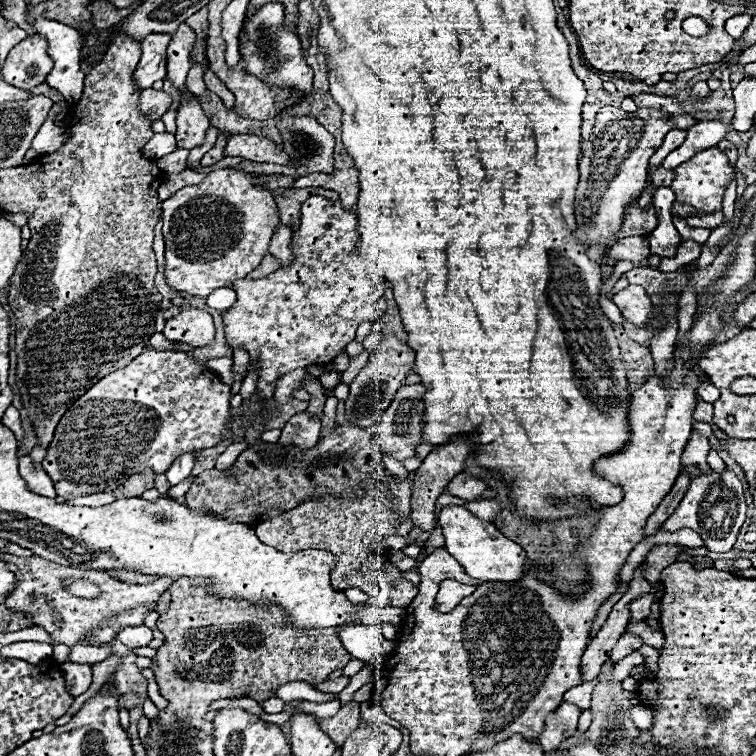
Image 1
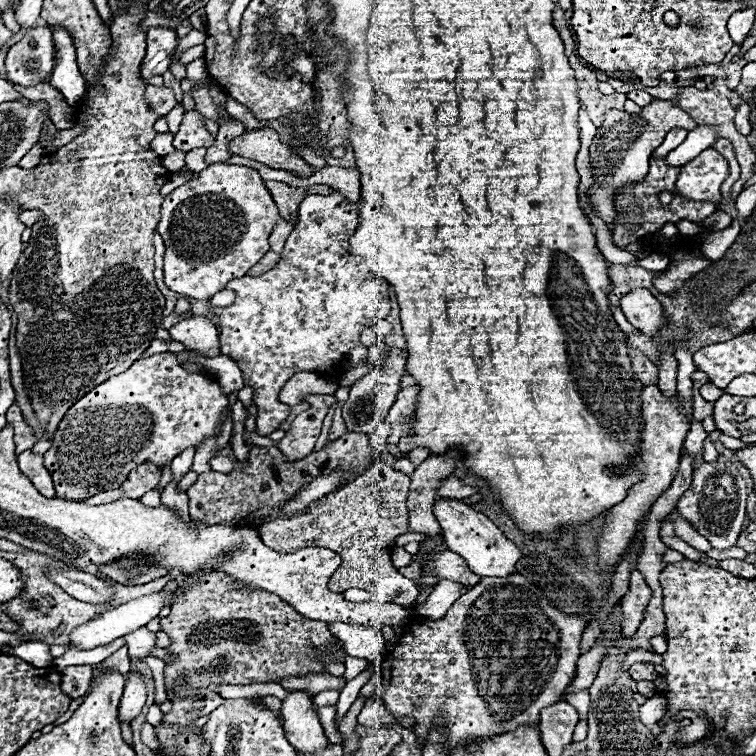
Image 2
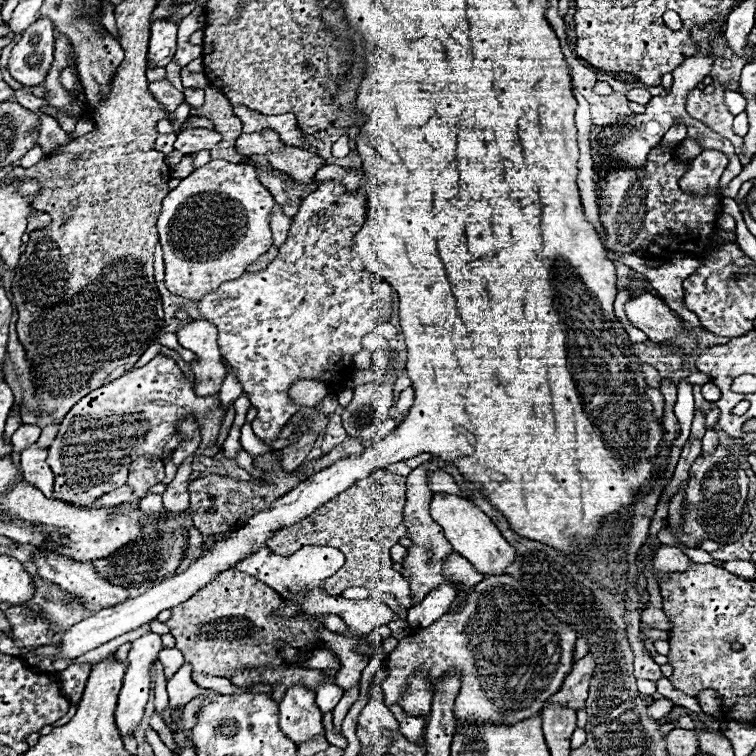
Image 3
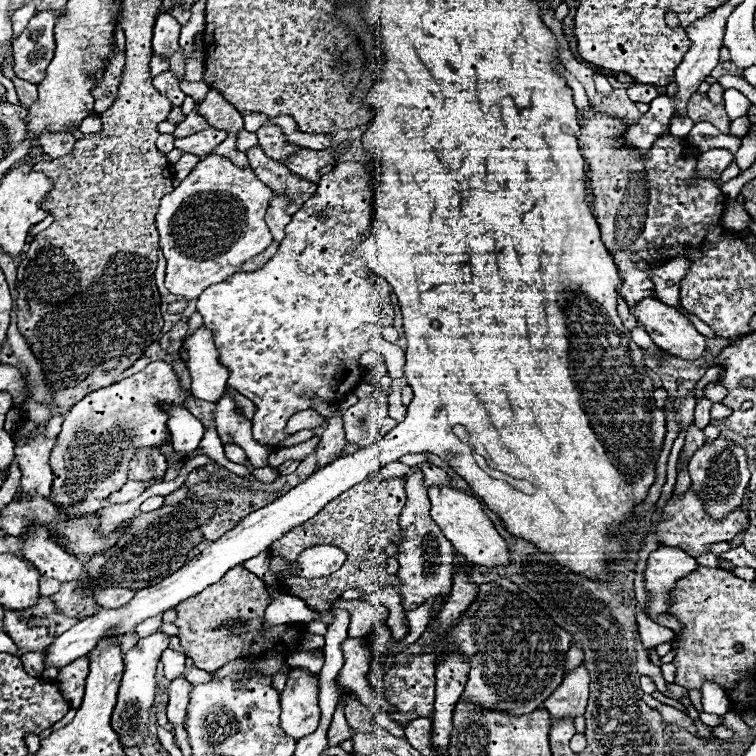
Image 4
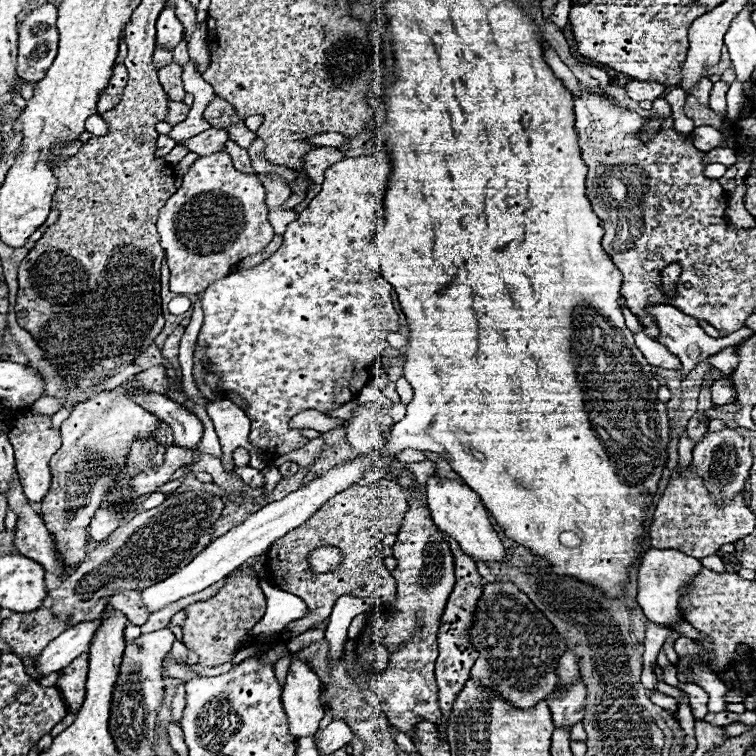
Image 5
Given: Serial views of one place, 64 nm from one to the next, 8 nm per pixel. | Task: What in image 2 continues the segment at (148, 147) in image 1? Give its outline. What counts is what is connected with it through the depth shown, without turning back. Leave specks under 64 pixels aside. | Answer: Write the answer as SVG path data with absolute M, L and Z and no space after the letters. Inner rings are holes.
M170 132L158 133L154 140L152 140L150 148L152 148L152 152L156 152L158 156L166 156L166 154L174 152L172 140L174 140L174 134Z

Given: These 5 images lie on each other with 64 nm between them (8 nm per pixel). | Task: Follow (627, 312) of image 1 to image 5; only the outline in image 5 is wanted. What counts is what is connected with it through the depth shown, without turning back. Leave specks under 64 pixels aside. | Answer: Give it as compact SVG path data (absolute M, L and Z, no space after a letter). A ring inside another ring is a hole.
M652 304L652 306L646 306L646 312L648 312L648 316L656 322L658 330L660 330L660 334L658 334L656 340L658 340L662 346L666 346L672 354L676 354L676 356L680 358L684 372L690 372L696 364L700 364L700 362L706 360L708 356L720 352L722 348L740 344L740 342L744 342L748 336L754 334L750 328L745 326L742 330L730 334L730 336L724 336L724 338L710 338L710 336L698 326L698 320L696 320L696 318L692 318L692 316L688 316L688 314L684 314L684 312L680 312L678 308L670 306L670 304Z

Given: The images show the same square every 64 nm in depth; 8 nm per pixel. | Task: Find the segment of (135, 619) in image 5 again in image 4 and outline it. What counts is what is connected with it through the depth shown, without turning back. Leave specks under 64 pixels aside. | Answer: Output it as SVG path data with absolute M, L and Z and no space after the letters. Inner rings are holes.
M94 586L92 592L94 592L94 602L100 604L102 608L122 608L134 596L132 590L112 588L112 586L108 586L108 588Z

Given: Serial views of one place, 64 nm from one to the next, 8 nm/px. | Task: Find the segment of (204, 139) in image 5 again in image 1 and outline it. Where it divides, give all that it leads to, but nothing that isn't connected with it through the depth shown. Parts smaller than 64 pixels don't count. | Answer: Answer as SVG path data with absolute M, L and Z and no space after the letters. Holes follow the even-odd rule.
M180 90L180 106L178 106L178 138L176 138L176 146L178 148L194 148L204 144L204 136L206 130L210 128L210 122L206 118L206 114L202 112L200 102L192 96L192 98L184 98L182 90Z

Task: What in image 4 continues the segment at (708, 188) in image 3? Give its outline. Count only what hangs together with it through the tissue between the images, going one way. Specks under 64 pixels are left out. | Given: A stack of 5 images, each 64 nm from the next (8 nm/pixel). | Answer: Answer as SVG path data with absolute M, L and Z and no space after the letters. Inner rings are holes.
M720 148L706 150L706 152L702 152L702 154L696 158L694 178L700 176L700 178L708 178L708 180L718 182L722 170L724 170L730 162L732 162L732 154L730 154L728 150L720 150Z

